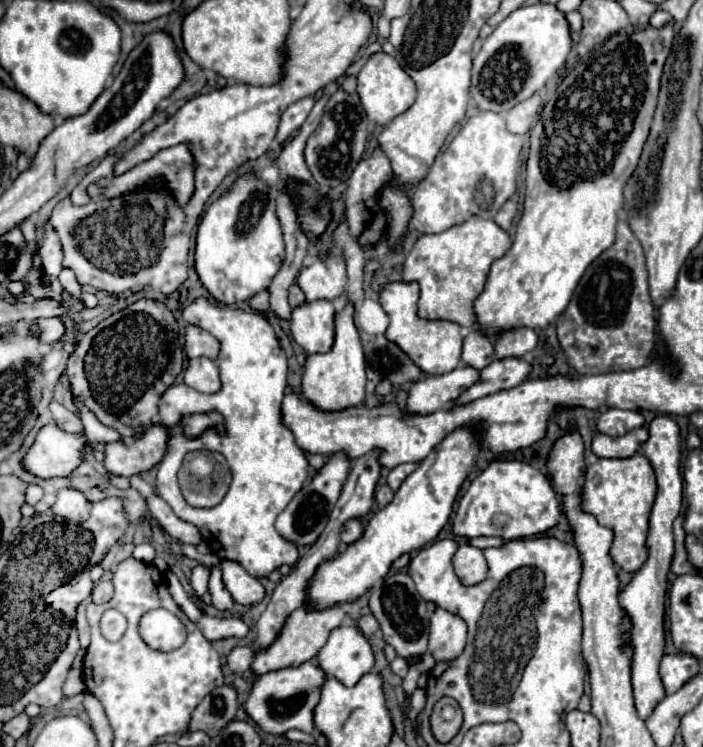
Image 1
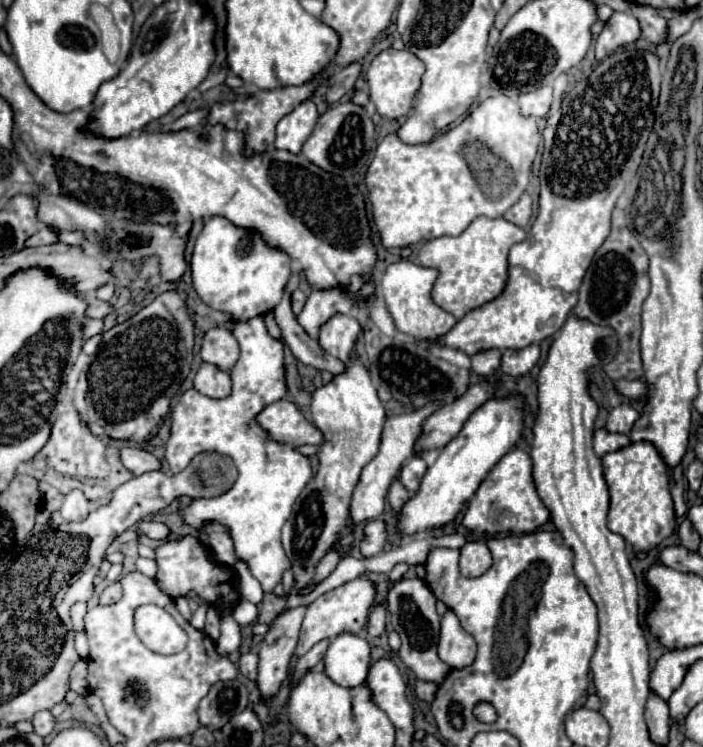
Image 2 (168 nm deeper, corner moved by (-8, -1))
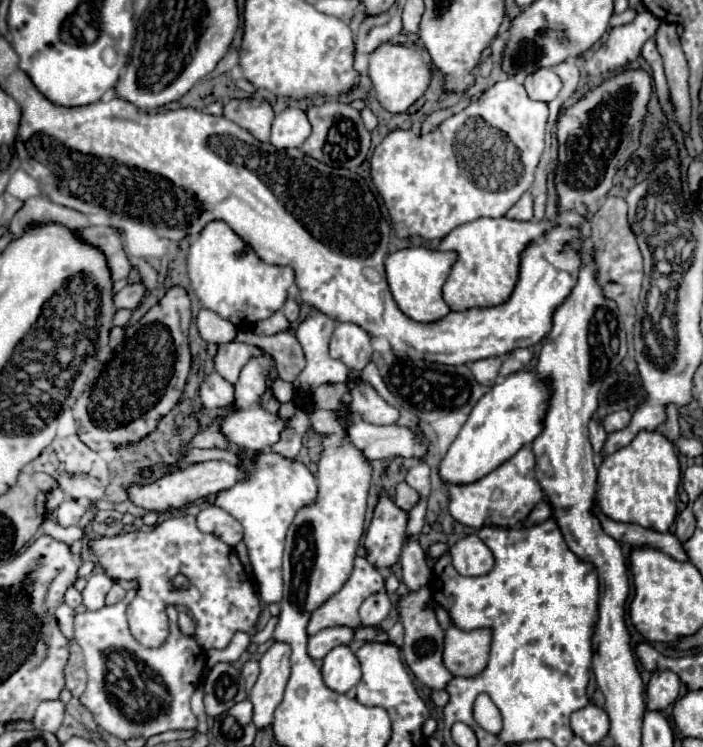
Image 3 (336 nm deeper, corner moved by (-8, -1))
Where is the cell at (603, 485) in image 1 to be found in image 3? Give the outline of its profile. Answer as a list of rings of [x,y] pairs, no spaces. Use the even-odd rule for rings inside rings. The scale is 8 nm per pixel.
[[[640,431],[630,445],[604,457],[598,467],[598,507],[612,521],[636,523],[668,533],[678,515],[678,483],[680,463],[674,445],[658,431]]]

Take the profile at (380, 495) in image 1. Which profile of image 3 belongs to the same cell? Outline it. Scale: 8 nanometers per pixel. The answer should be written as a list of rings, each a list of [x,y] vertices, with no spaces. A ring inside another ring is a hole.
[[[398,483],[396,485],[396,493],[394,493],[394,503],[400,507],[400,509],[404,509],[404,511],[410,511],[414,505],[416,505],[416,501],[418,501],[420,497],[418,497],[418,493],[408,485],[408,483]]]

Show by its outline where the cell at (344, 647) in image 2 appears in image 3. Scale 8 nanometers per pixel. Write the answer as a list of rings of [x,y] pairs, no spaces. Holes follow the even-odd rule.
[[[338,645],[324,657],[322,677],[330,689],[338,693],[348,693],[352,687],[358,685],[362,677],[360,661],[348,645]]]

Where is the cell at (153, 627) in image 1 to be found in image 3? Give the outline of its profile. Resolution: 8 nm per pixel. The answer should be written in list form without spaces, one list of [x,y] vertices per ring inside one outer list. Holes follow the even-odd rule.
[[[184,515],[166,519],[150,531],[136,531],[118,537],[104,537],[92,543],[98,563],[106,573],[106,565],[124,565],[120,579],[136,579],[140,589],[132,607],[128,607],[130,633],[144,647],[160,647],[168,639],[166,605],[184,605],[192,609],[196,621],[196,641],[204,649],[226,649],[236,631],[254,627],[260,615],[258,595],[252,581],[238,561],[232,547],[214,535],[206,535],[196,527],[196,517]],[[184,575],[190,581],[188,589],[174,589],[172,577]]]

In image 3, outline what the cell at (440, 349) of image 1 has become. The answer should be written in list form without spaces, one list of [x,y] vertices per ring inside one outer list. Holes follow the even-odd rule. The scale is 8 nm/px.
[[[424,247],[390,253],[386,257],[384,265],[386,265],[386,279],[388,279],[388,285],[390,285],[390,291],[392,291],[392,297],[398,305],[398,309],[406,317],[410,317],[418,323],[434,323],[434,321],[440,321],[442,317],[446,317],[450,313],[450,309],[442,299],[442,285],[444,285],[454,261],[456,261],[456,253],[430,251]]]

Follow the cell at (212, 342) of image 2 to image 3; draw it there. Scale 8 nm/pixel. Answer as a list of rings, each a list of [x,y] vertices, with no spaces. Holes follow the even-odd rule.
[[[230,341],[224,345],[218,345],[218,351],[214,355],[214,369],[230,383],[238,381],[238,373],[240,369],[248,363],[250,357],[260,355],[262,349],[246,345],[246,343],[238,343],[238,341]]]

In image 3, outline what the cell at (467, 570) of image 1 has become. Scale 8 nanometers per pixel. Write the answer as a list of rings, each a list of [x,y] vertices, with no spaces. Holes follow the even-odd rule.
[[[468,535],[460,539],[452,549],[450,555],[454,559],[454,567],[460,575],[486,575],[494,567],[494,555],[486,547],[478,535]]]

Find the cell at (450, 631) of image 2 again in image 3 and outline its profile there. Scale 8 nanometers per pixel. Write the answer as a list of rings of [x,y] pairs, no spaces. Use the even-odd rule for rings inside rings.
[[[456,625],[446,629],[444,639],[444,665],[452,675],[458,677],[472,677],[478,675],[490,651],[490,631],[476,629],[476,631],[462,631]]]

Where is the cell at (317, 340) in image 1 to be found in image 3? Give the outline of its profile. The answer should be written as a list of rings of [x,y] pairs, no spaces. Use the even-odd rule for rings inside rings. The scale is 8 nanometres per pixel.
[[[338,323],[330,341],[330,355],[350,369],[362,371],[372,357],[370,335],[354,323]]]

